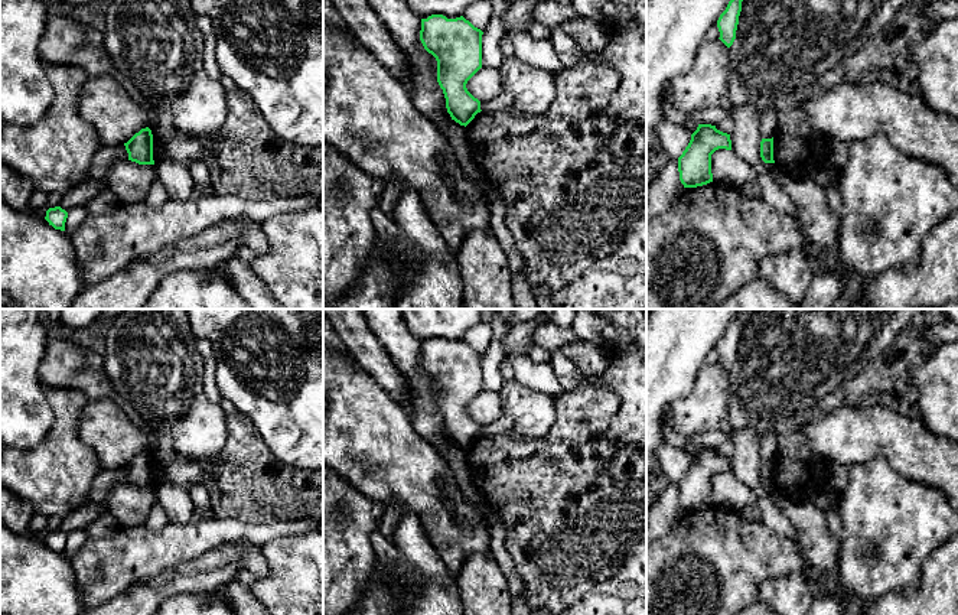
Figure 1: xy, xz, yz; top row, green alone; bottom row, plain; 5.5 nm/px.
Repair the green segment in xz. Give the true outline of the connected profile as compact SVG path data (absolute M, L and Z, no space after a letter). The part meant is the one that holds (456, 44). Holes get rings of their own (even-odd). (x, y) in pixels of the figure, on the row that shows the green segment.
M431 14L421 19L420 40L437 61L437 82L447 113L465 127L482 111L480 101L466 88L467 81L482 68L482 35L463 16L447 19Z

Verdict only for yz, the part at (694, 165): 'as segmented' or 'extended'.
as segmented

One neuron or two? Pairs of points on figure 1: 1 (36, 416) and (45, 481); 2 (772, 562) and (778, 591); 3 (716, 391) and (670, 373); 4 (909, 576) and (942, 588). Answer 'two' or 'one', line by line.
1: two
2: two
3: two
4: two

